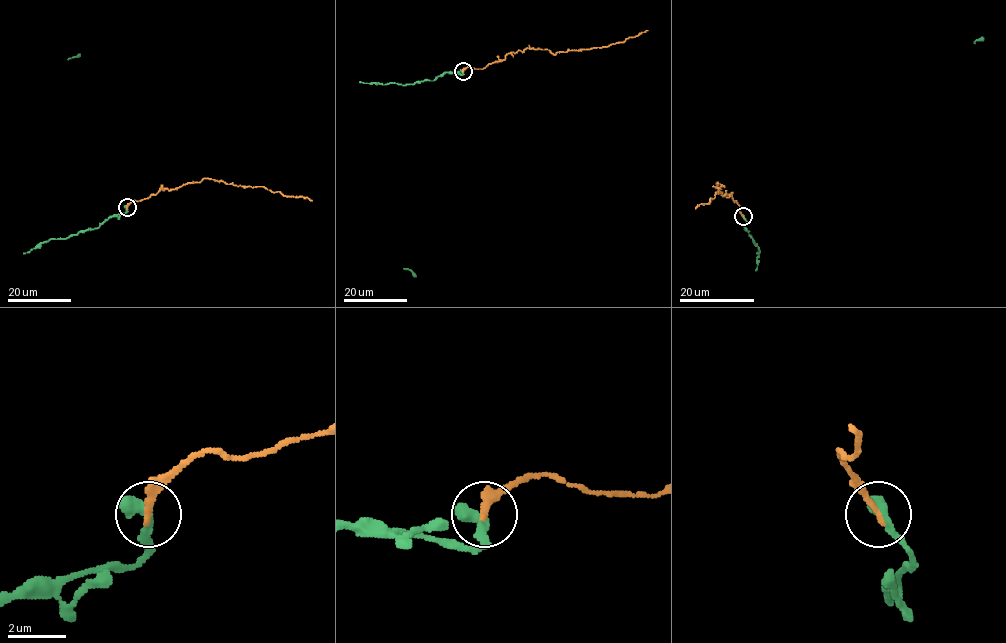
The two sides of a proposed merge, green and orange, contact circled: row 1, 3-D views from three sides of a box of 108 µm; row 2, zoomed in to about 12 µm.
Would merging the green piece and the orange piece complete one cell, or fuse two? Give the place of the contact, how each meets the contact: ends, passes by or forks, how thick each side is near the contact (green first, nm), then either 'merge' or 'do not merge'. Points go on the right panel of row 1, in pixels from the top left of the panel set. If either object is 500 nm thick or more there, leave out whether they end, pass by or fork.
at (743, 216); 500 nm thick on the green side, 240 nm on the other; merge

